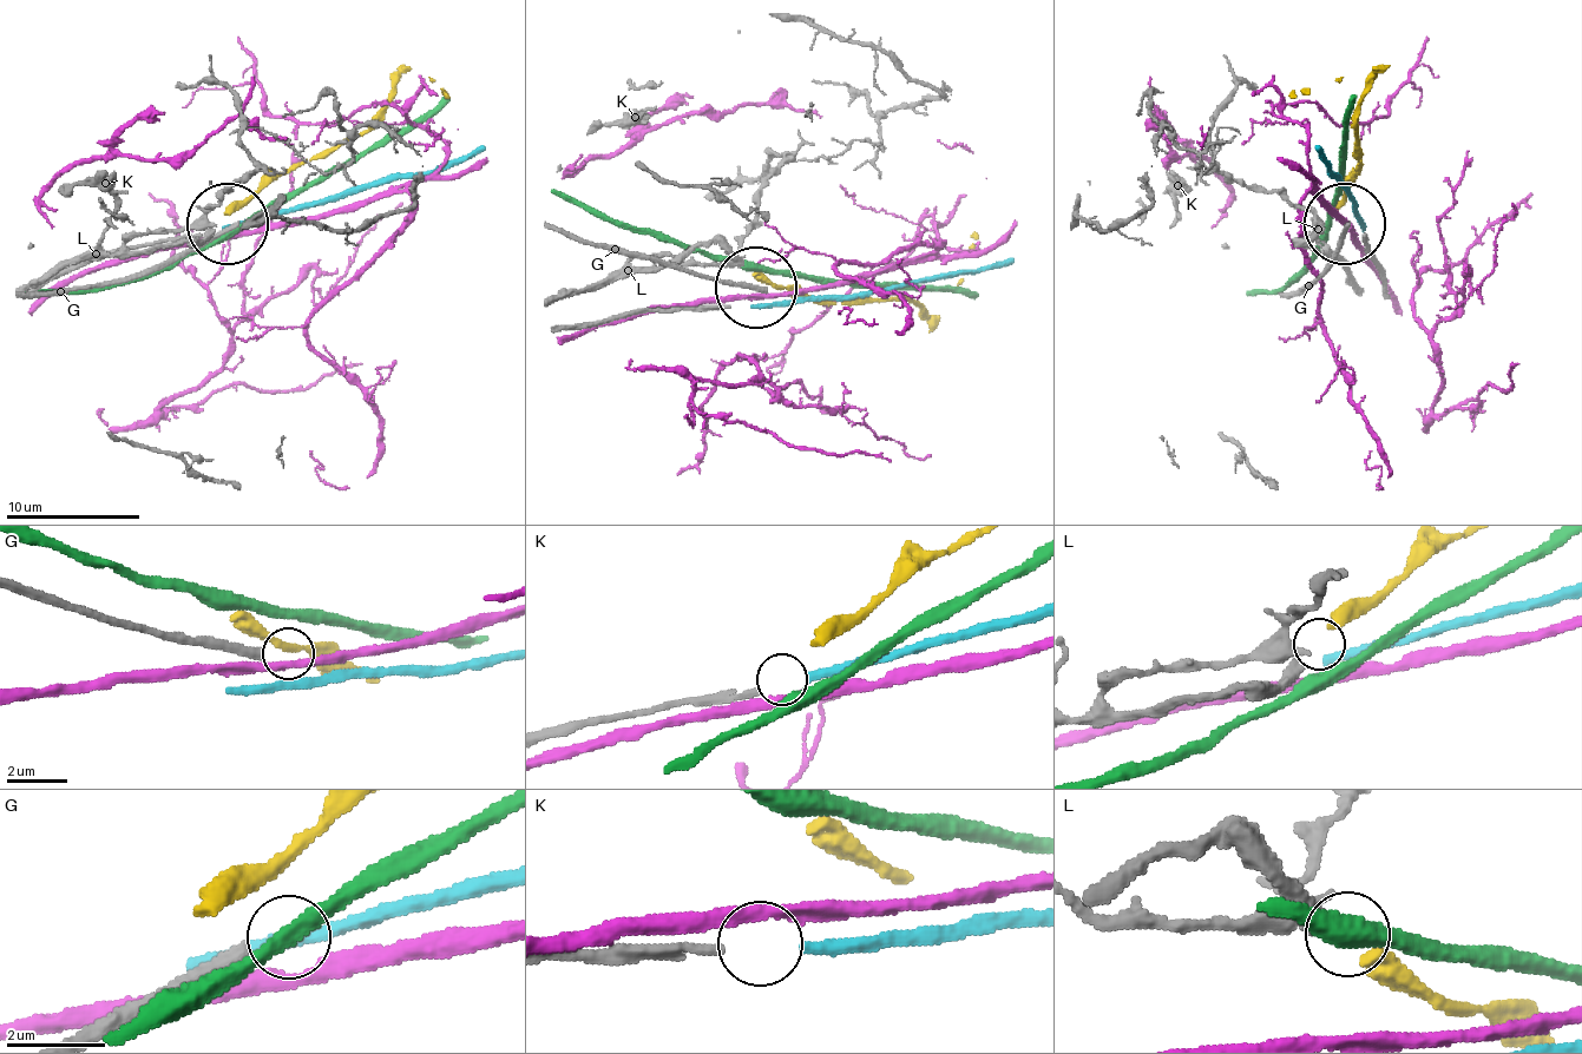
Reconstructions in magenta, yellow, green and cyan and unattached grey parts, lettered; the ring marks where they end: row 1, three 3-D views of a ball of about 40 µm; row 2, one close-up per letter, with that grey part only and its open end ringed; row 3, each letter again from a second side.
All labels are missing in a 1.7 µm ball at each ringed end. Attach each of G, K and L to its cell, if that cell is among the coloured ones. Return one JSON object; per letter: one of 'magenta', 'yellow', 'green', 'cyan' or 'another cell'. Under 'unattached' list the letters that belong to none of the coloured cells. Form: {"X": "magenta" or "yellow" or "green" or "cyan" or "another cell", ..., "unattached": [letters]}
{"G": "another cell", "K": "cyan", "L": "yellow", "unattached": ["G"]}

